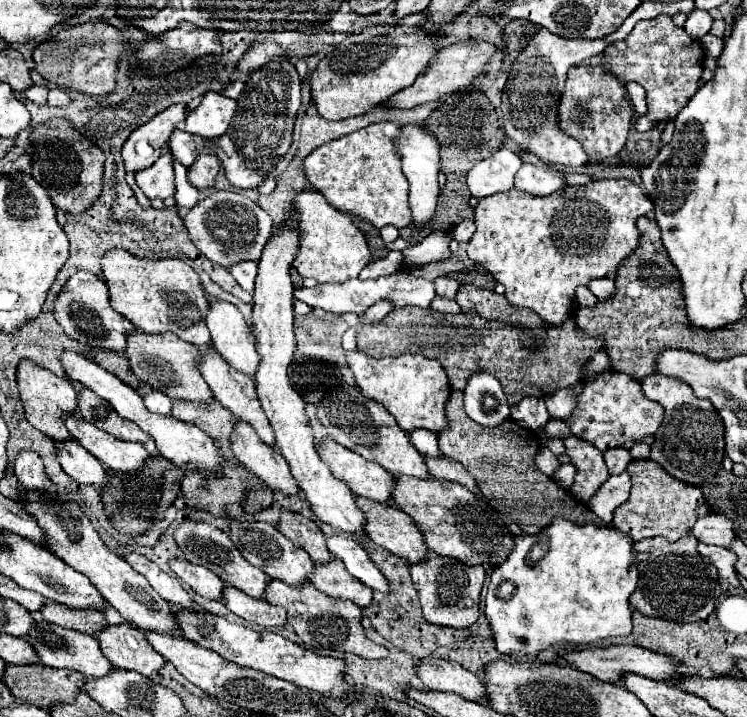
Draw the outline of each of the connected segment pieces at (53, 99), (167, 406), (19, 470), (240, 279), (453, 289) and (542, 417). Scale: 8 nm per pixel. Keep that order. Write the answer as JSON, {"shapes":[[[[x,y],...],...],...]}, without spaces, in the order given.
{"shapes":[[[[49,89],[49,105],[51,107],[67,107],[71,103],[71,99],[69,99],[69,95],[67,93],[63,93],[61,89]]],[[[153,391],[145,397],[145,407],[151,411],[151,413],[159,413],[159,415],[171,415],[171,407],[173,407],[173,401],[159,393],[159,391]]],[[[21,451],[13,463],[13,471],[23,487],[39,493],[55,493],[49,489],[51,481],[45,473],[43,459],[33,451]]],[[[257,261],[235,263],[235,265],[231,265],[229,271],[245,291],[253,291],[253,283],[255,283],[255,275],[257,275]]],[[[437,277],[435,281],[435,289],[437,289],[437,295],[441,295],[441,297],[451,297],[451,299],[455,299],[455,295],[457,295],[457,291],[459,291],[459,283],[455,281],[455,279],[451,279],[451,277]]],[[[525,397],[519,405],[511,407],[511,419],[517,421],[521,427],[535,431],[549,421],[549,415],[545,403],[539,403],[539,397]]]]}

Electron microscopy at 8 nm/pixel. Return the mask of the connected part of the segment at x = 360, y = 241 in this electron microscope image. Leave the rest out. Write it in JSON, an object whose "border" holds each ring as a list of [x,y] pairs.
{"border":[[[315,189],[301,191],[293,199],[293,207],[299,213],[299,253],[293,261],[293,267],[301,277],[313,277],[319,283],[343,283],[357,277],[371,261],[371,251],[363,233],[347,215],[333,209],[323,193]]]}

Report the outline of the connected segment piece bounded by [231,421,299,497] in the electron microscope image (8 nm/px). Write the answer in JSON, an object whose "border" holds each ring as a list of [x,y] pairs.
{"border":[[[237,421],[237,429],[231,439],[231,449],[241,461],[241,465],[255,473],[263,485],[273,491],[281,491],[285,497],[299,495],[299,483],[295,483],[283,455],[267,447],[255,435],[255,429],[249,423]]]}

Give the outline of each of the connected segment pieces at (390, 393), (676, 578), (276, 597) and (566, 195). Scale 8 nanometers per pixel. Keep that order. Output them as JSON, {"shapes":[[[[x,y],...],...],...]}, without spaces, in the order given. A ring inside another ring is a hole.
{"shapes":[[[[361,351],[345,353],[347,365],[353,371],[355,385],[359,391],[371,399],[381,403],[399,423],[405,433],[413,429],[429,429],[431,433],[441,433],[447,427],[447,401],[451,395],[451,385],[445,369],[439,361],[417,355],[417,353],[401,353],[397,357],[369,357]]],[[[685,535],[677,543],[669,543],[663,537],[643,539],[633,545],[633,551],[649,555],[645,561],[637,563],[639,581],[629,597],[633,609],[647,617],[661,617],[677,623],[695,623],[707,619],[715,611],[715,603],[721,595],[719,575],[711,561],[699,555],[693,535]]],[[[271,579],[267,585],[267,595],[265,599],[271,605],[283,607],[289,615],[289,625],[295,629],[295,633],[299,635],[299,639],[315,649],[315,653],[321,655],[329,655],[333,651],[347,651],[347,653],[355,653],[359,657],[365,659],[381,659],[387,657],[389,651],[385,647],[375,645],[373,641],[369,641],[365,637],[365,629],[361,625],[363,613],[361,609],[351,603],[351,601],[341,601],[341,599],[331,599],[327,595],[323,595],[321,591],[317,591],[311,583],[303,585],[303,587],[287,587],[287,583],[283,581],[275,581]],[[341,617],[341,619],[339,619]],[[341,623],[341,625],[339,625]]],[[[603,179],[603,181],[591,181],[587,185],[581,185],[581,187],[573,187],[573,185],[565,185],[563,191],[555,191],[553,195],[547,195],[547,197],[533,197],[533,195],[527,195],[523,191],[507,191],[507,193],[497,193],[497,195],[489,195],[489,197],[483,197],[479,203],[477,203],[477,209],[475,209],[475,225],[477,225],[477,231],[475,235],[471,237],[469,245],[467,245],[467,255],[483,265],[499,283],[505,285],[505,299],[515,305],[515,307],[525,307],[525,309],[531,309],[535,311],[543,321],[551,323],[551,325],[559,325],[559,323],[565,323],[573,313],[575,309],[579,307],[577,305],[577,299],[575,299],[575,291],[579,285],[589,285],[593,279],[603,279],[609,271],[617,271],[619,265],[623,263],[623,259],[627,259],[635,247],[639,247],[639,231],[637,231],[637,219],[645,213],[653,211],[653,203],[649,201],[649,197],[641,191],[639,185],[627,181],[627,179]]]]}

